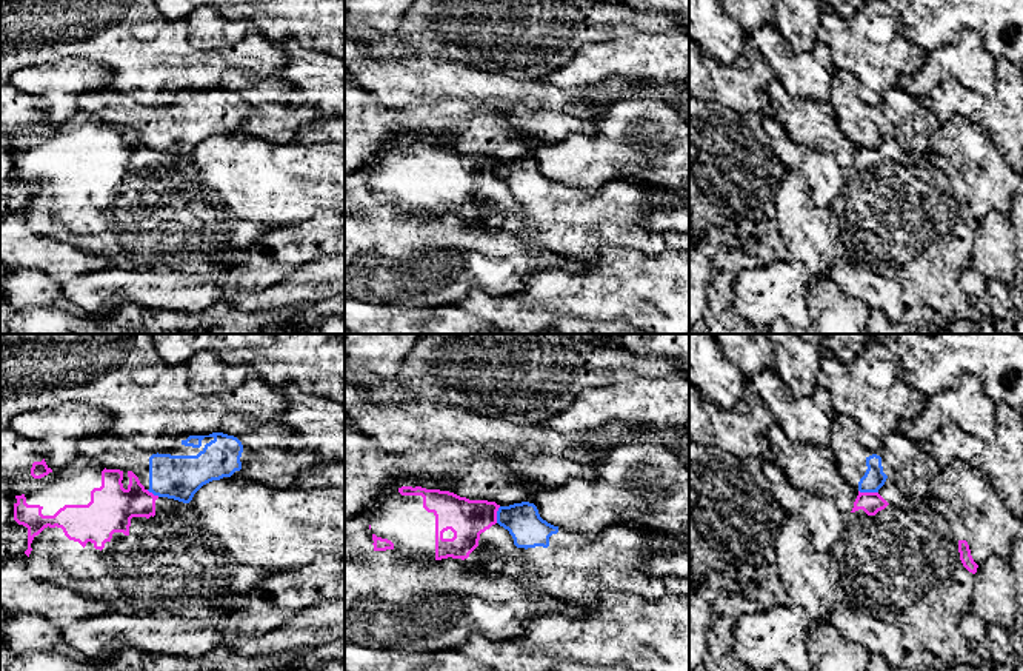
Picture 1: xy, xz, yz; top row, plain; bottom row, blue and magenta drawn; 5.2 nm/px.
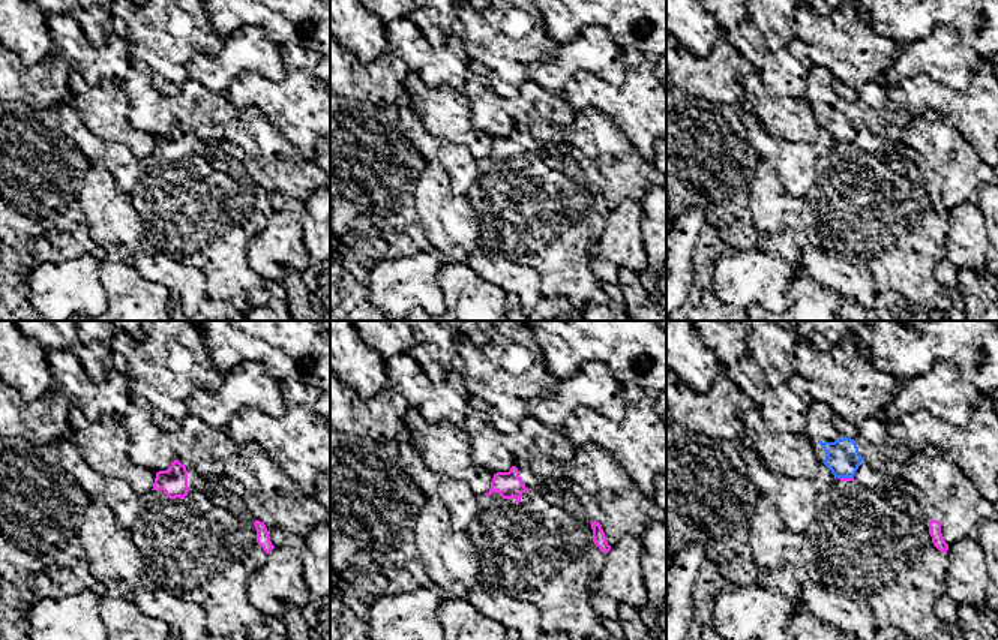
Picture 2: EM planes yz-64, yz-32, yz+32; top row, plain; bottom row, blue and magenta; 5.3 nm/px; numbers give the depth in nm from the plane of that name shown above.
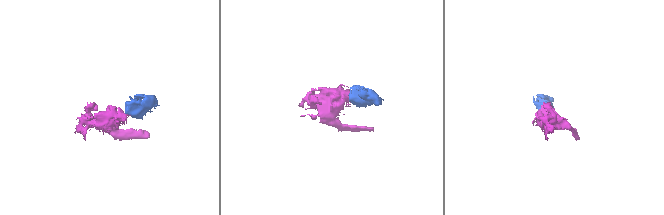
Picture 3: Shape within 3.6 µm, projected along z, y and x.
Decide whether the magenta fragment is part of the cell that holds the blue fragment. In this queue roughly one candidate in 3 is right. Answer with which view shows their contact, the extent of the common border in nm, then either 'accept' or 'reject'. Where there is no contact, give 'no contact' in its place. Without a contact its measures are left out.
yz | 110 nm | reject

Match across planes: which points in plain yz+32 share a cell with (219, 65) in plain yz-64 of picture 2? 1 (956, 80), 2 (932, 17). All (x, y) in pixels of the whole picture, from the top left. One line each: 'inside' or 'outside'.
1: inside
2: outside

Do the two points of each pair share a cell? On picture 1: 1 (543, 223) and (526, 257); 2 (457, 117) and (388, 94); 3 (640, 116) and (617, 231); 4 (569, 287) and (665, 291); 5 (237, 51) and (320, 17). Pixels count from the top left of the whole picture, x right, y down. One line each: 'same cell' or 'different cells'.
1: different cells
2: different cells
3: different cells
4: same cell
5: different cells

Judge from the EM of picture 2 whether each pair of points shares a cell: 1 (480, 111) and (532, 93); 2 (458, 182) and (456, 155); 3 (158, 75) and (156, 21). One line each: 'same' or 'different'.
1: same
2: same
3: same

